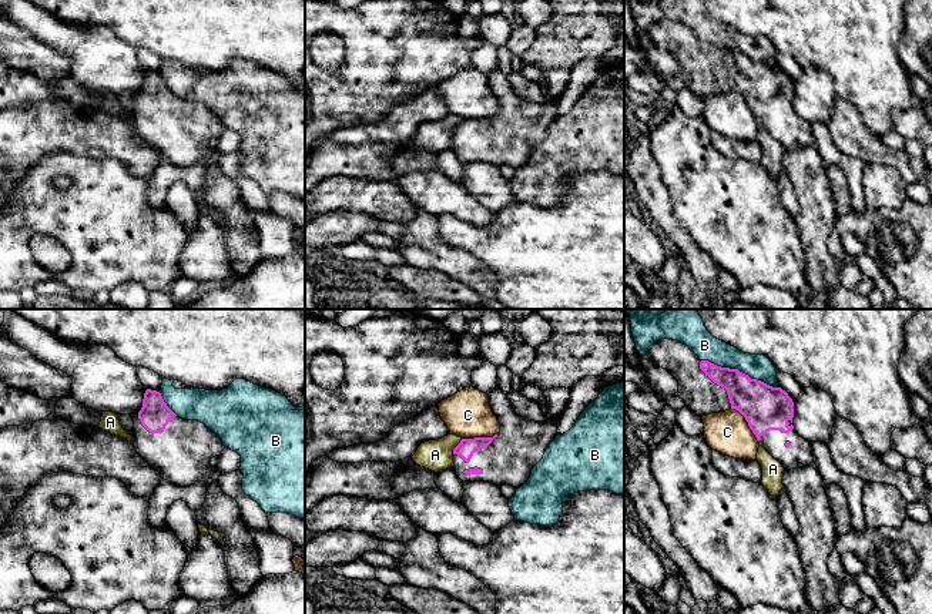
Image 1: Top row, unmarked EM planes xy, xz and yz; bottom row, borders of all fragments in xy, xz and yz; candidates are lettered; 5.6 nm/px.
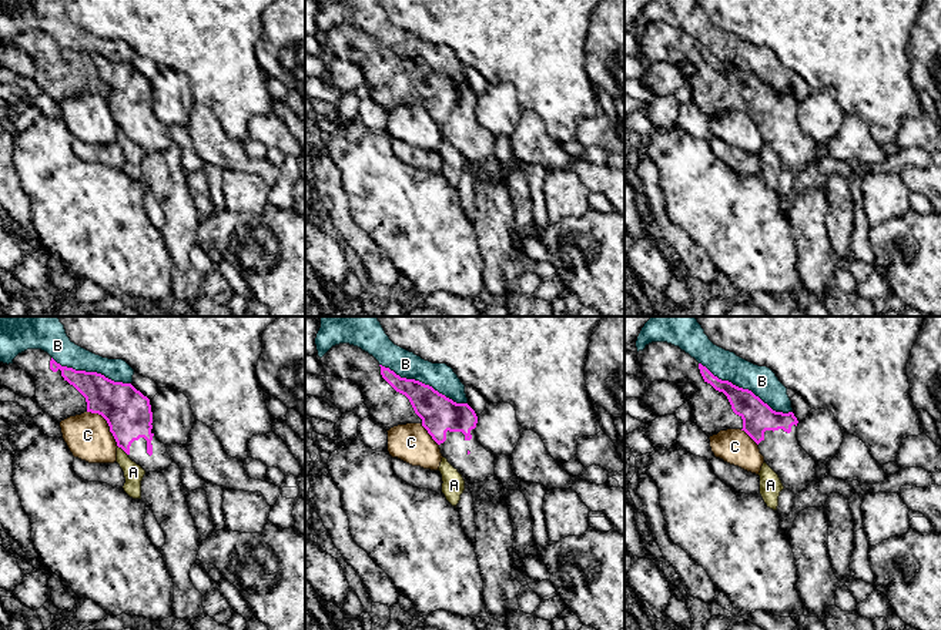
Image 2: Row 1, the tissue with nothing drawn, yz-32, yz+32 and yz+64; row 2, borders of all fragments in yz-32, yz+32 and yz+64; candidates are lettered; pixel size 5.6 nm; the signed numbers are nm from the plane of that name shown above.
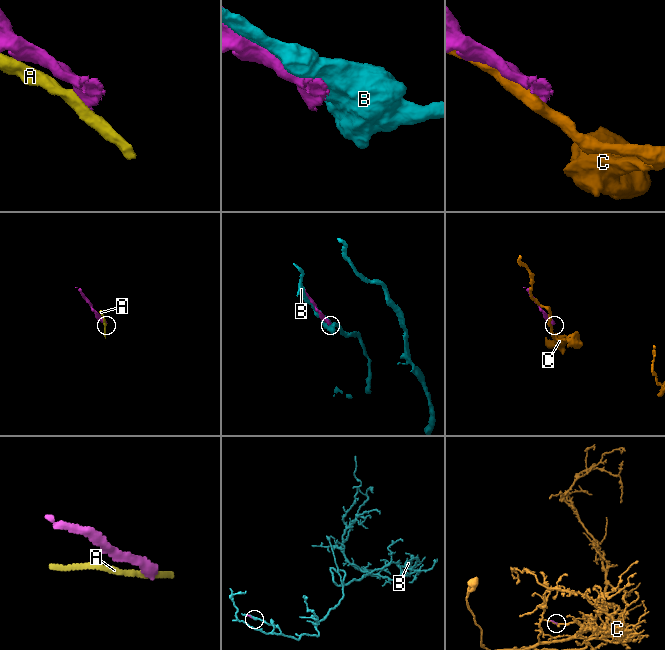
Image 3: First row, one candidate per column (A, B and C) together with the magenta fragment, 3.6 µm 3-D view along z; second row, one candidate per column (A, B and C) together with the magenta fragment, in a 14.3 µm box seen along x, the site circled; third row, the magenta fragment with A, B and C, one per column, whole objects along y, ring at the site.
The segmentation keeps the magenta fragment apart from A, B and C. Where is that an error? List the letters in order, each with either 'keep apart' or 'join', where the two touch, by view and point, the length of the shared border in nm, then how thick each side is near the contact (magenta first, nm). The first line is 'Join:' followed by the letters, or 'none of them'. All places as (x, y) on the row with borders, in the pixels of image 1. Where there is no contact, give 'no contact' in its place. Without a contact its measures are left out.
Join: none of them
A: keep apart; contact xz (456, 446); length 110 nm; calibres 100 and 180 nm
B: keep apart; contact yz (738, 371); length 460 nm; calibres 240 and 150 nm
C: keep apart; contact yz (748, 423); length 240 nm; calibres 260 and 240 nm

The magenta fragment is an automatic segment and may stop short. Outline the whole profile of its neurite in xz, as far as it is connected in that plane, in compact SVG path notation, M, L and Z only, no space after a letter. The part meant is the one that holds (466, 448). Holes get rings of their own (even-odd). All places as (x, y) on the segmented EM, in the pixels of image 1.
M500 389L489 393L500 432L493 437L462 439L453 449L452 470L465 482L522 487L557 436L557 420L534 422L519 416Z

